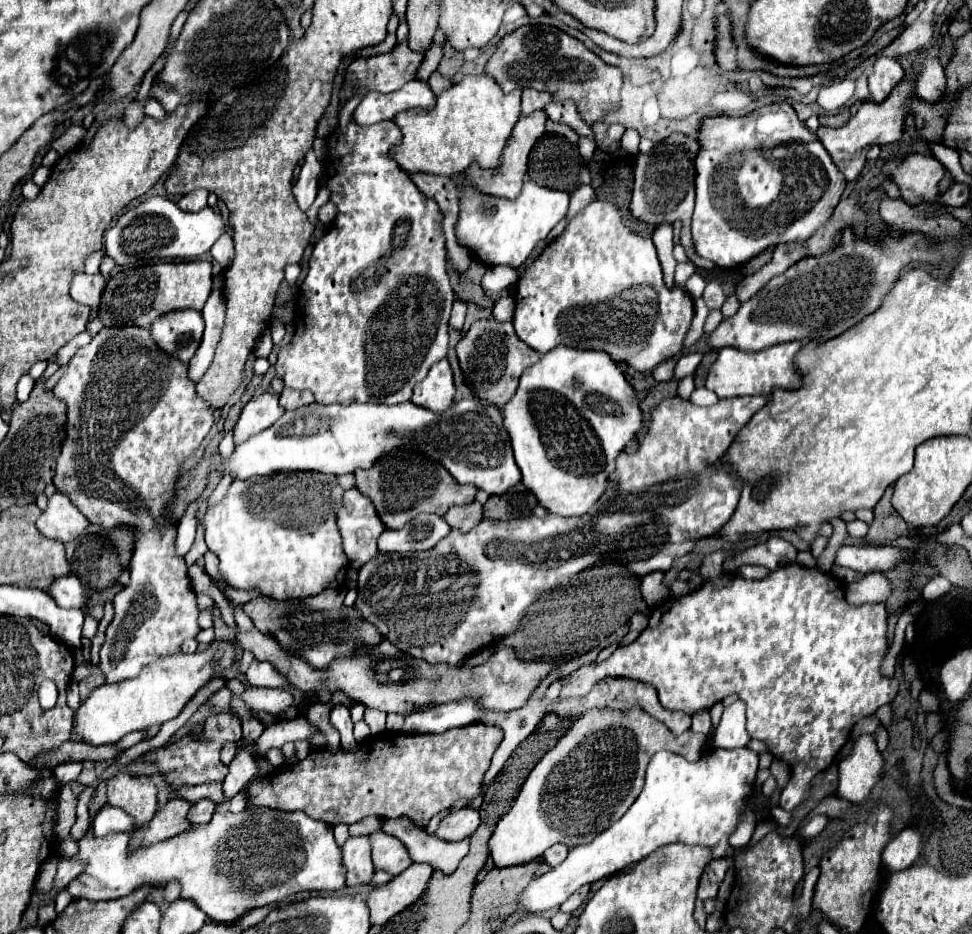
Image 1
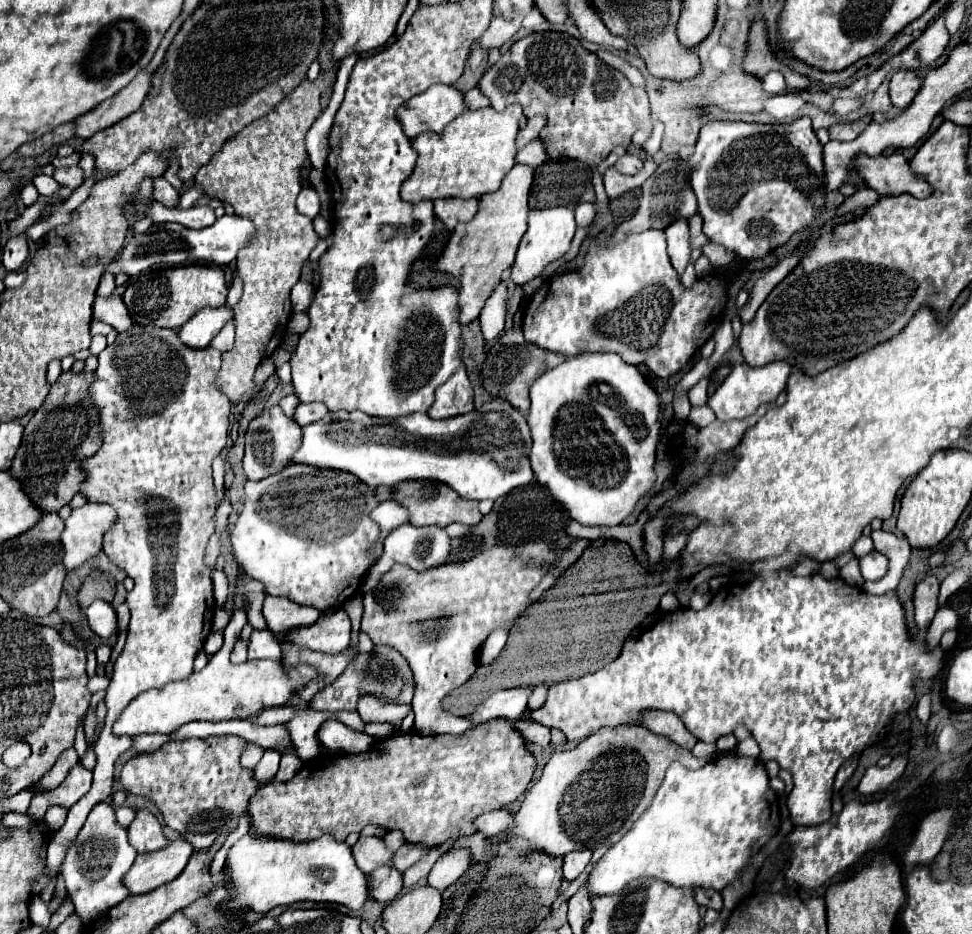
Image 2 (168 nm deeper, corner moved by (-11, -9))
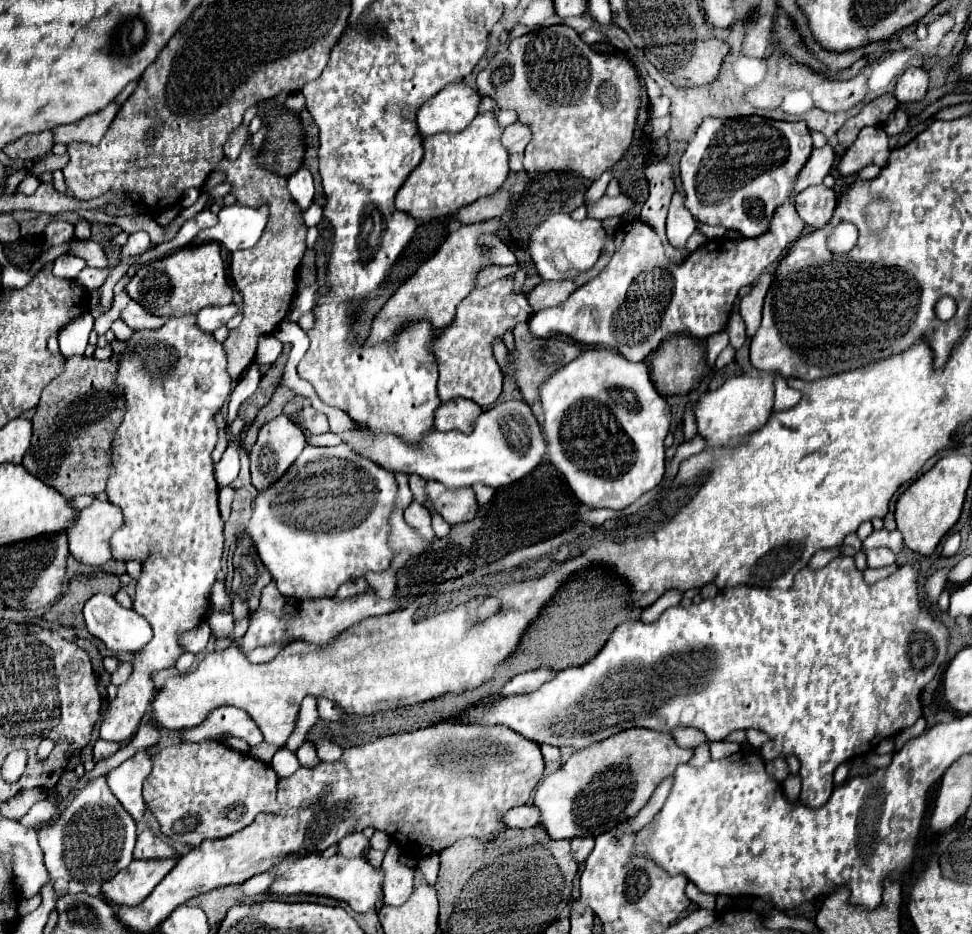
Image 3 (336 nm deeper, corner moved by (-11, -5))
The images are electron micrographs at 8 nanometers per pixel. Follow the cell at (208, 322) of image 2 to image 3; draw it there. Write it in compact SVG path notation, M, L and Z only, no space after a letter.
M234 303L224 305L224 307L208 307L196 315L196 321L202 331L214 333L218 327L226 325L236 315L236 311L238 311L238 307Z

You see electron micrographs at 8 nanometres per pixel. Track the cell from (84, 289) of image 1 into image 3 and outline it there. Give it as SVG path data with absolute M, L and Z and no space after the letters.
M130 301L124 309L124 313L120 315L120 319L130 327L130 329L158 329L166 323L166 317L154 317L148 311L140 309L140 305L136 301Z

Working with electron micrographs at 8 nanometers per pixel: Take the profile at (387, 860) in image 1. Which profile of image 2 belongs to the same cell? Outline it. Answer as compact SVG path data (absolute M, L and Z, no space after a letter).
M360 837L352 847L352 855L364 873L372 873L376 867L392 863L392 851L386 849L380 837Z

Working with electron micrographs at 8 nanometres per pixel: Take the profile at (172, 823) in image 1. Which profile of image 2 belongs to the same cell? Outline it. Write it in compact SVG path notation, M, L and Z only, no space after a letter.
M178 839L162 851L138 855L130 871L124 875L124 885L132 895L144 895L154 891L182 873L192 851L194 847L190 843Z

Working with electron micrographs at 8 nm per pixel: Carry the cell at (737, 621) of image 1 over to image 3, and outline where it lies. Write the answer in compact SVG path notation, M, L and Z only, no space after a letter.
M834 557L826 567L822 569L800 569L794 577L794 585L792 589L766 589L766 587L732 587L732 589L724 589L720 591L714 599L710 601L702 601L698 605L690 605L690 607L670 607L666 609L660 619L652 625L644 625L640 621L626 621L622 623L612 637L608 639L608 643L604 645L604 649L588 663L584 663L582 667L570 667L560 671L552 681L544 683L538 691L528 693L528 695L512 695L512 697L488 697L486 701L466 709L464 713L460 713L458 721L468 721L468 723L482 723L482 725L506 725L510 729L514 729L516 733L524 735L530 741L536 743L550 743L554 747L562 747L568 745L572 749L582 749L588 747L590 743L602 741L610 735L616 735L624 729L630 727L646 727L646 729L654 729L654 731L672 731L674 727L696 727L700 731L704 731L708 741L722 741L730 731L734 729L760 729L764 731L770 739L760 747L760 755L764 761L770 761L778 755L796 755L802 763L800 767L800 777L802 777L802 793L800 793L800 803L812 809L822 807L832 791L834 791L834 783L832 783L832 775L834 769L858 755L870 753L882 739L888 739L892 735L896 735L898 731L910 727L916 723L916 719L922 715L922 707L920 701L916 701L924 689L924 685L930 683L930 679L936 675L940 663L946 657L946 649L948 649L948 629L944 623L940 623L938 619L934 619L926 607L922 607L920 599L918 599L918 589L916 589L916 573L914 571L896 571L890 577L874 583L874 585L866 585L862 579L862 573L856 569L854 559L852 557Z

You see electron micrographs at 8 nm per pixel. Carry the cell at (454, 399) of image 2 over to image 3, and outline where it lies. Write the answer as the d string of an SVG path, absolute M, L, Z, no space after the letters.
M464 397L452 399L442 403L436 413L434 413L434 427L438 431L450 431L450 429L460 429L460 431L472 431L472 421L482 413L482 409Z

